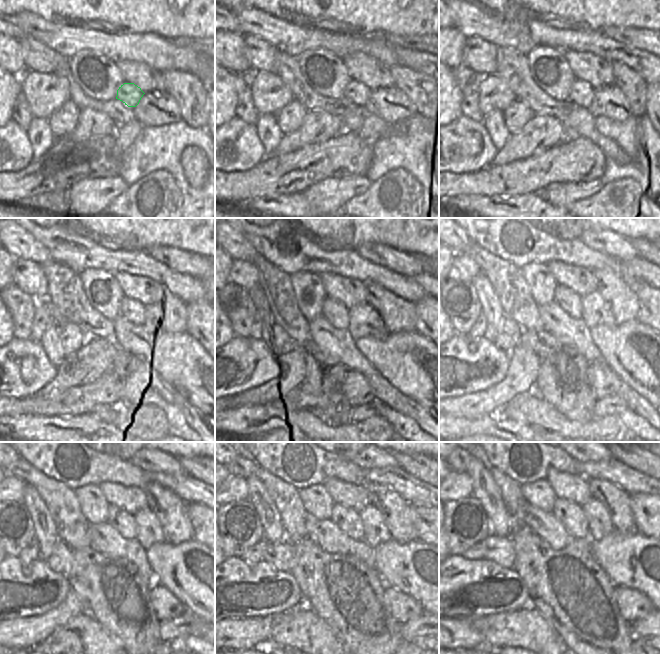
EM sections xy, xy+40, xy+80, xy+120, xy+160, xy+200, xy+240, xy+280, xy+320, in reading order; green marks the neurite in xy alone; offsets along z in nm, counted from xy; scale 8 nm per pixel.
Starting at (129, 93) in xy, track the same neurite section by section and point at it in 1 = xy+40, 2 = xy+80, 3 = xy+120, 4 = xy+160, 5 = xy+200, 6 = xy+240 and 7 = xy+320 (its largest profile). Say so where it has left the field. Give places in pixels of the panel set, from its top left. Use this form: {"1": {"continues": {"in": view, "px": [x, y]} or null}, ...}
{"1": {"continues": {"in": "xy+40", "px": [357, 93]}}, "2": {"continues": {"in": "xy+80", "px": [581, 93]}}, "3": {"continues": {"in": "xy+120", "px": [132, 311]}}, "4": {"continues": {"in": "xy+160", "px": [341, 308]}}, "5": {"continues": {"in": "xy+200", "px": [572, 303]}}, "6": {"continues": {"in": "xy+240", "px": [120, 520]}}, "7": {"continues": {"in": "xy+320", "px": [571, 515]}}}

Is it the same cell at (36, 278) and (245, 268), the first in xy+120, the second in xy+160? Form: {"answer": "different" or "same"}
{"answer": "same"}

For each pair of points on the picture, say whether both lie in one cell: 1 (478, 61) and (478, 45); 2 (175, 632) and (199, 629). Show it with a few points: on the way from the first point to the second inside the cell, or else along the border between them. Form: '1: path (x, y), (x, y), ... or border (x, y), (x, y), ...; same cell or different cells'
1: path (478, 57), (478, 49); same cell
2: path (181, 631), (193, 629); same cell

